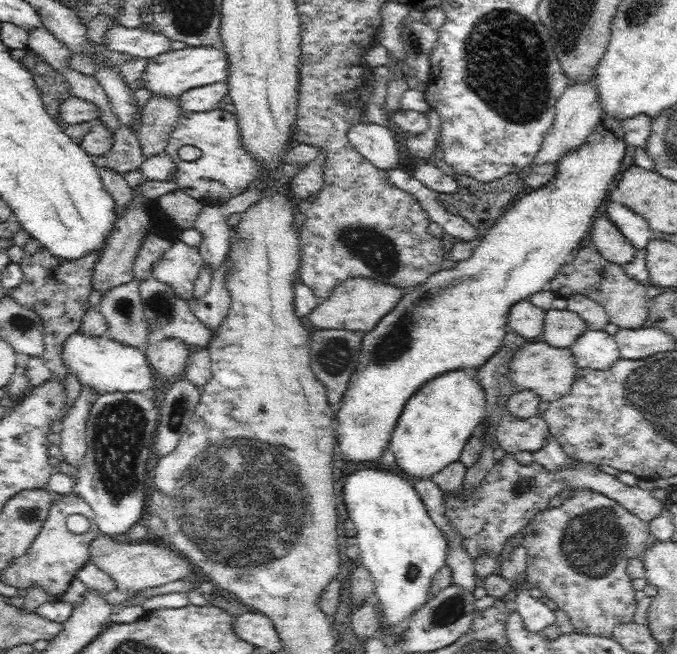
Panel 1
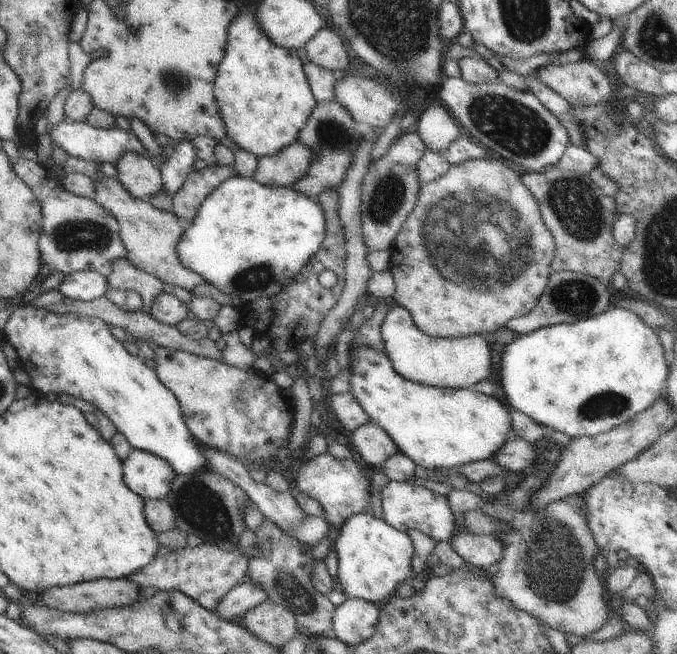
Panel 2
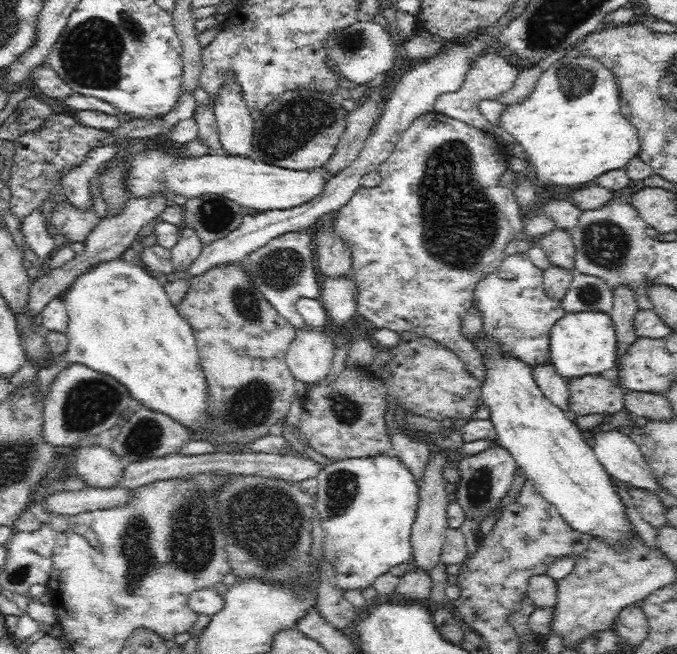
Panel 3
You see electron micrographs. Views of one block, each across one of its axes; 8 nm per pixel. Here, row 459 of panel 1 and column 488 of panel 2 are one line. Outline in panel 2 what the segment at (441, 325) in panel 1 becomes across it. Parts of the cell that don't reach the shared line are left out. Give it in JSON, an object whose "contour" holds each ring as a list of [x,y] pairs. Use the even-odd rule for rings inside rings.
{"contour":[[[392,303],[380,332],[384,340],[384,352],[392,361],[394,370],[408,380],[430,386],[470,389],[478,382],[488,380],[492,372],[494,352],[483,335],[428,336],[414,325],[410,312],[404,306]]]}

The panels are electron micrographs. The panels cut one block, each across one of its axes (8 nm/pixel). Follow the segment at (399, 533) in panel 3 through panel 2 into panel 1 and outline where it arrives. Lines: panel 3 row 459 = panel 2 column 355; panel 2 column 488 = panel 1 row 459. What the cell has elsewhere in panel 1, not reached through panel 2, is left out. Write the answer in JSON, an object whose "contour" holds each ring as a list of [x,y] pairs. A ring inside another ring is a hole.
{"contour":[[[458,370],[438,375],[427,383],[417,393],[414,393],[402,409],[402,414],[394,427],[389,450],[396,456],[396,469],[409,479],[430,477],[448,464],[459,460],[473,430],[481,424],[486,406],[482,385],[474,378],[473,372]]]}

